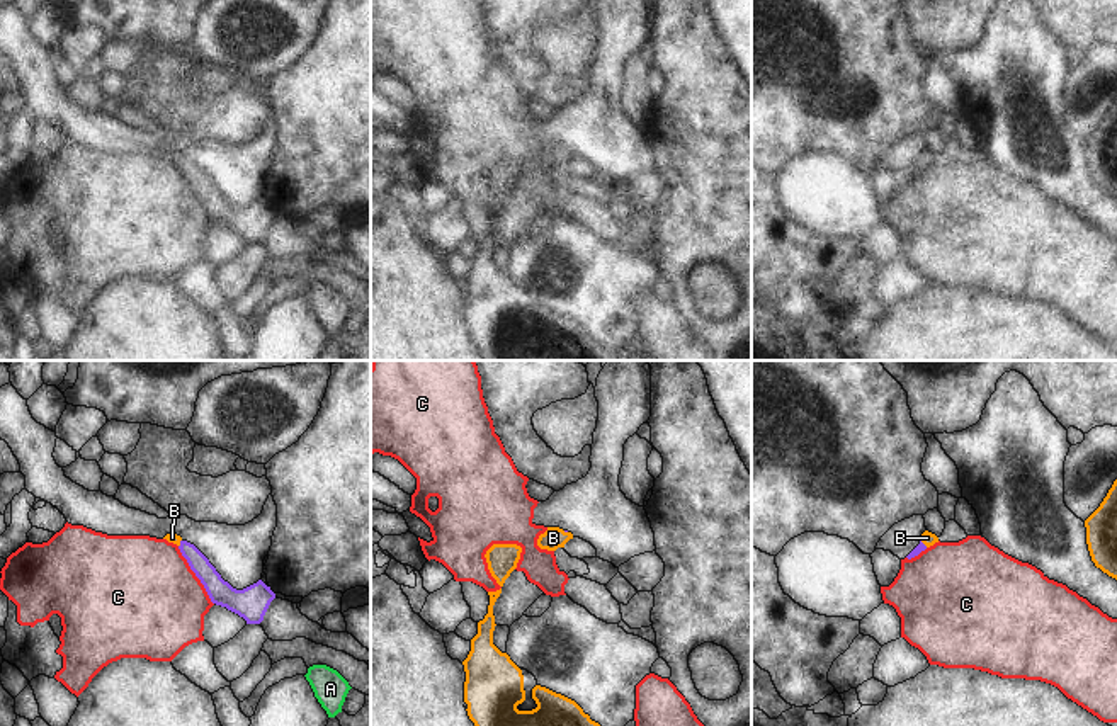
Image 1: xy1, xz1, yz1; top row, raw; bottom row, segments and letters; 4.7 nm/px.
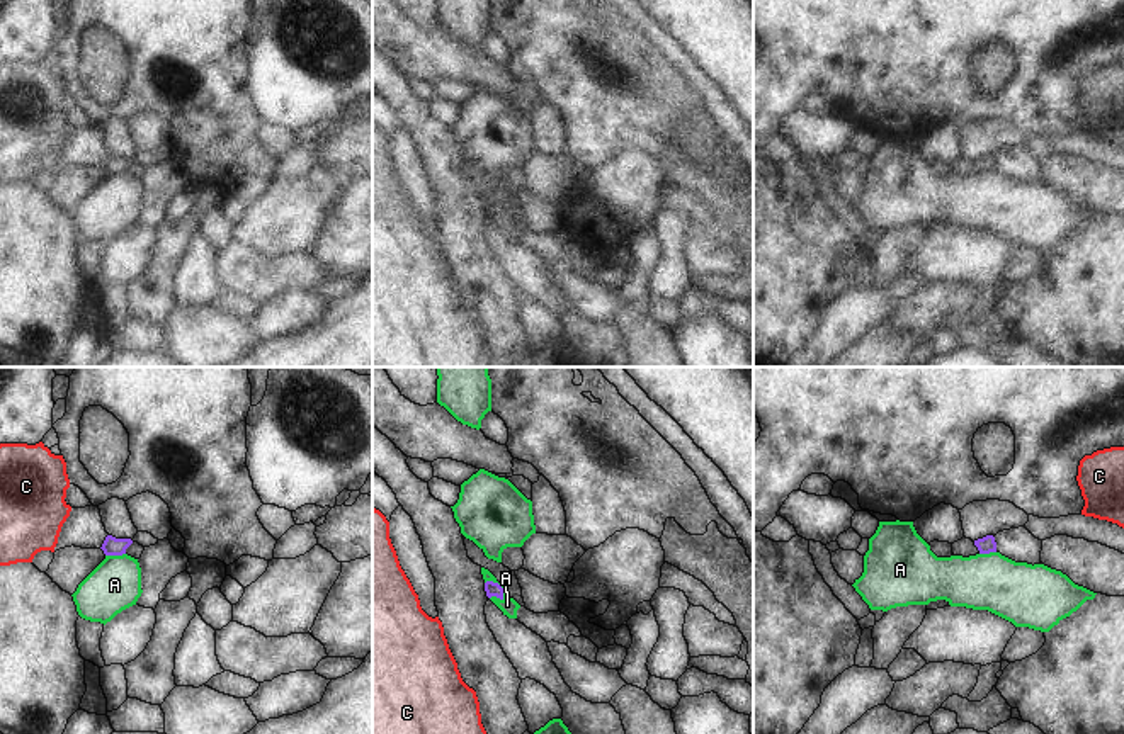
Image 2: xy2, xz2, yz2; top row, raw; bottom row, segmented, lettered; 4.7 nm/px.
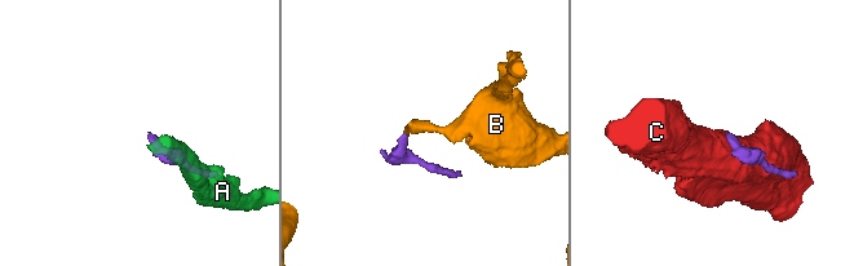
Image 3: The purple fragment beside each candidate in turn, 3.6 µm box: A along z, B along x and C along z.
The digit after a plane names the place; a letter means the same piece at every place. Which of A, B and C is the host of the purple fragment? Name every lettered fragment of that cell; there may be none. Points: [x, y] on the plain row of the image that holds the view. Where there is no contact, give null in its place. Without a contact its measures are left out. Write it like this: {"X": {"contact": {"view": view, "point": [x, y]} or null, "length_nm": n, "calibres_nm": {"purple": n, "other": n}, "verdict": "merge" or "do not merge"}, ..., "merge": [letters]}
{"A": {"contact": {"view": "xz2", "point": [499, 204]}, "length_nm": 130, "calibres_nm": {"purple": 70, "other": 80}, "verdict": "do not merge"}, "B": {"contact": {"view": "yz1", "point": [922, 162]}, "length_nm": 50, "calibres_nm": {"purple": 40, "other": 70}, "verdict": "merge"}, "C": {"contact": {"view": "xy1", "point": [196, 194]}, "length_nm": 320, "calibres_nm": {"purple": 120, "other": 500}, "verdict": "do not merge"}, "merge": ["B"]}

